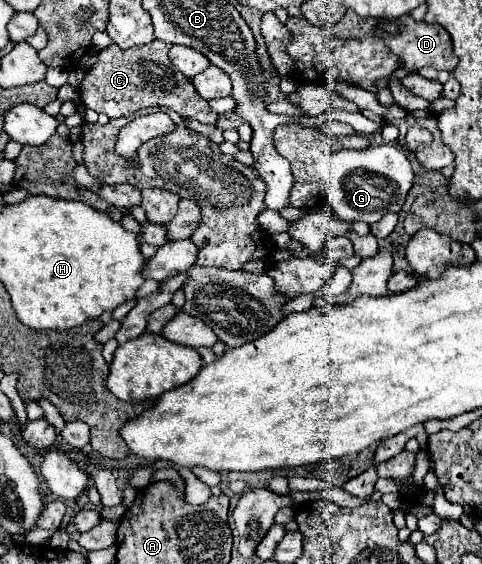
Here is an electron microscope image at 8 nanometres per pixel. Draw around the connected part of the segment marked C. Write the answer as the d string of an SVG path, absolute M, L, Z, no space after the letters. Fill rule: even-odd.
M154 40L142 48L122 50L116 44L98 52L96 64L86 70L84 80L80 82L80 100L86 108L106 114L108 118L130 116L148 106L170 108L184 118L194 118L204 124L214 124L218 114L210 110L208 102L198 96L192 82L170 62L168 58L170 44Z

